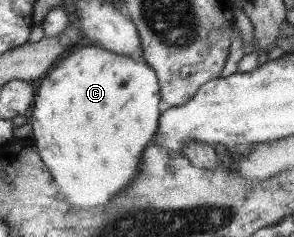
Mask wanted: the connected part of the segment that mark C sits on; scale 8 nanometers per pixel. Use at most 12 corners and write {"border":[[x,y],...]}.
{"border":[[77,46],[35,88],[33,142],[95,207],[157,131],[140,54]]}

